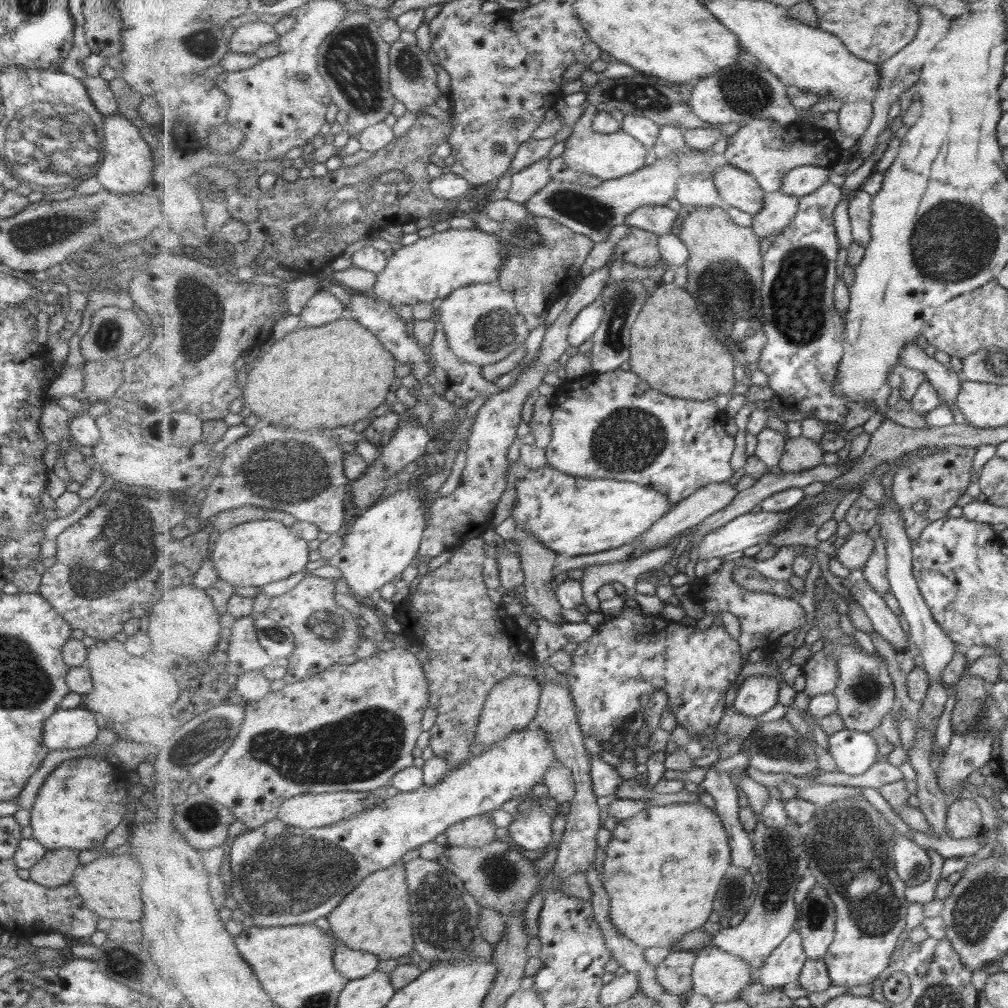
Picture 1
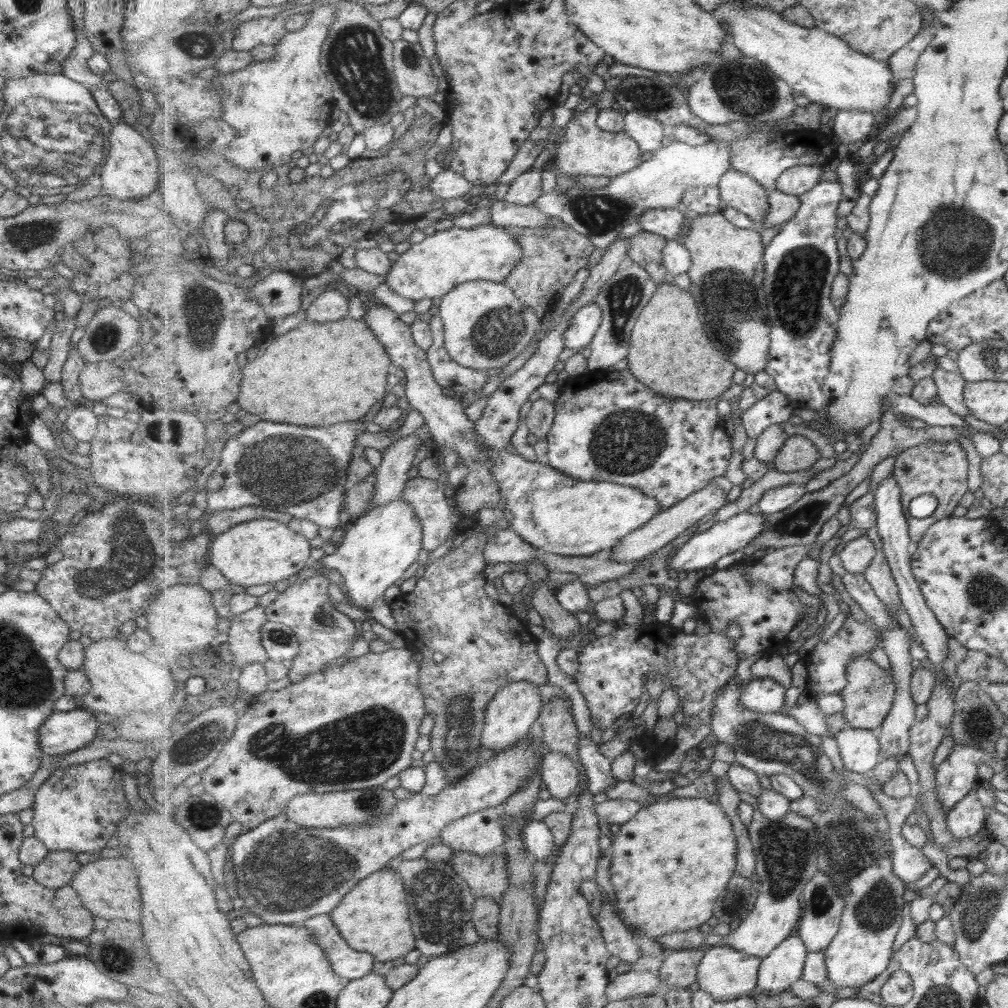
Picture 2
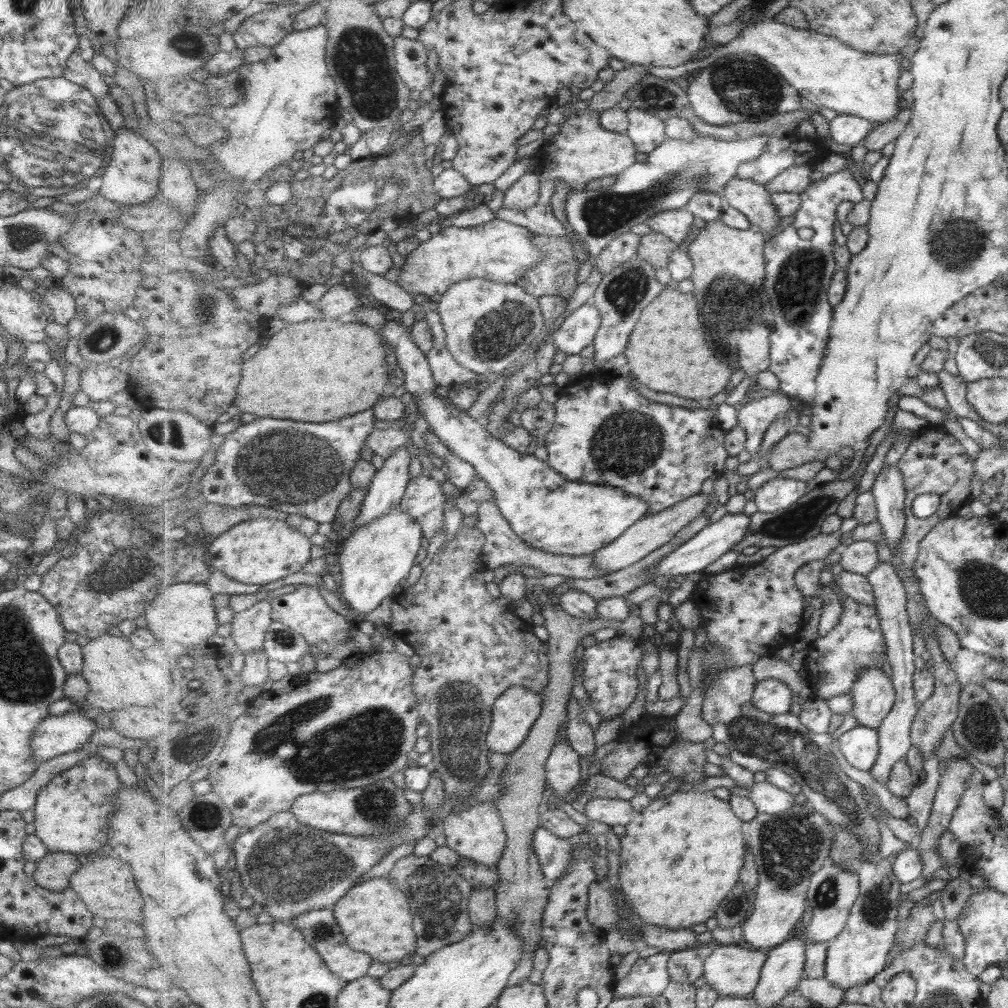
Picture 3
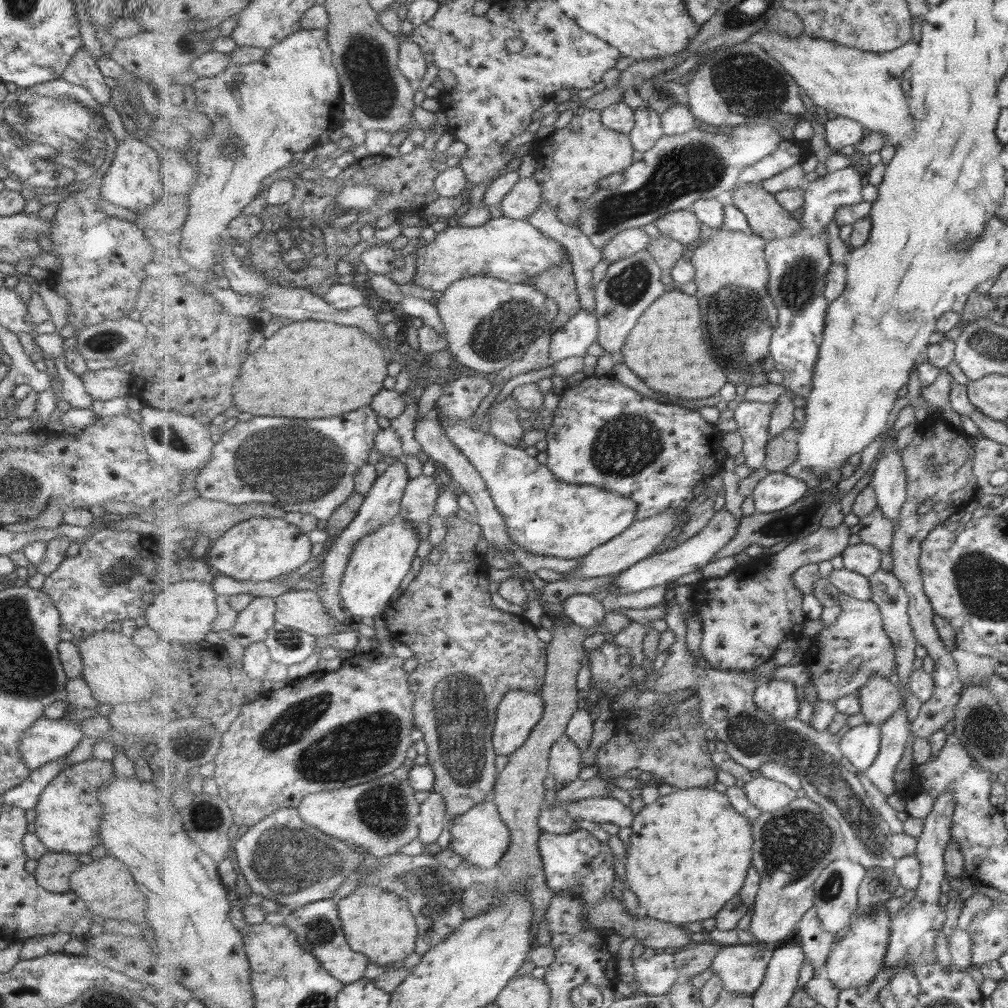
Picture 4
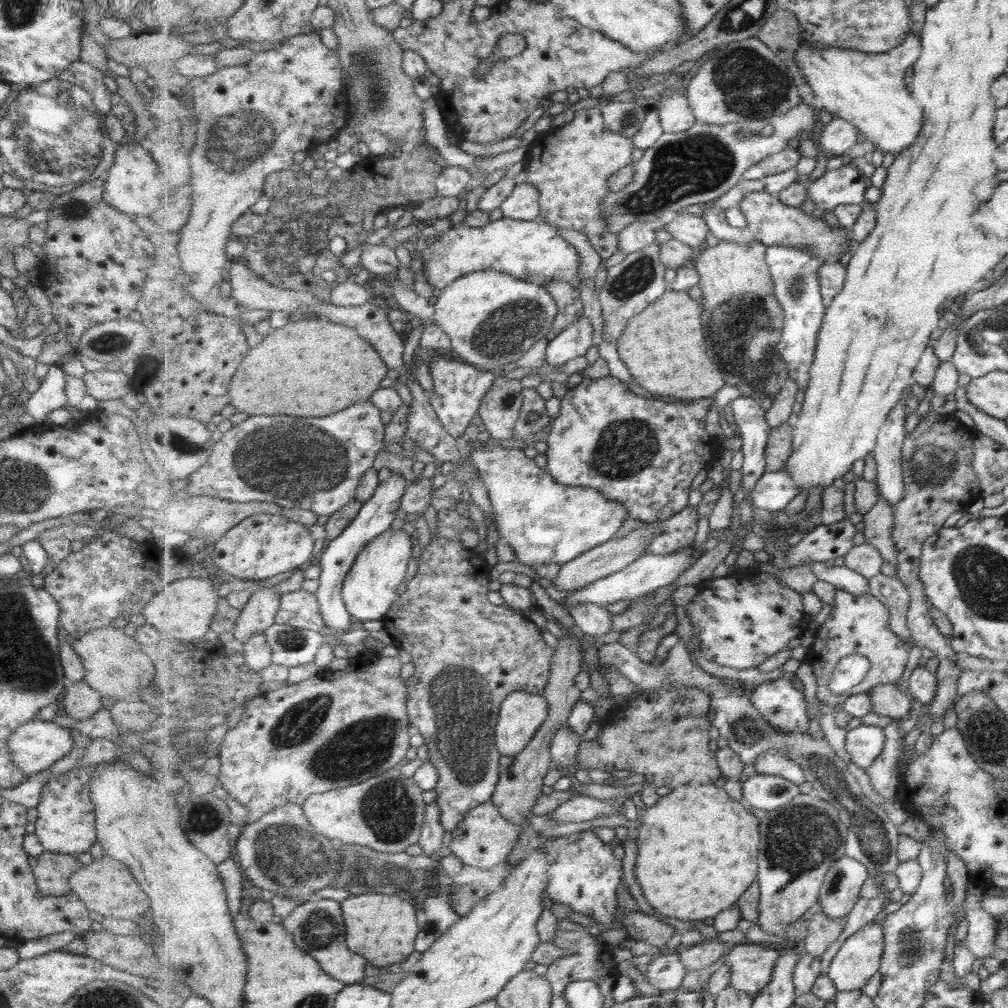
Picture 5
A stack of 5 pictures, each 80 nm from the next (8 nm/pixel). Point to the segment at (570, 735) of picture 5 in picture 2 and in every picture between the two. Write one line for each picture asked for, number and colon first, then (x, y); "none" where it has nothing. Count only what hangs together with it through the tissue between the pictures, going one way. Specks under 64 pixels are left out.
2: (560, 774)
3: (563, 768)
4: (565, 759)

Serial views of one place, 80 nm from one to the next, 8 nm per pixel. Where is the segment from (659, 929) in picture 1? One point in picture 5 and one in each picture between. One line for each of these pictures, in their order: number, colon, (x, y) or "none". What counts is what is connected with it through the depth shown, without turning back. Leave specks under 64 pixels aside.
2: (670, 864)
3: (680, 856)
4: (688, 854)
5: (697, 848)

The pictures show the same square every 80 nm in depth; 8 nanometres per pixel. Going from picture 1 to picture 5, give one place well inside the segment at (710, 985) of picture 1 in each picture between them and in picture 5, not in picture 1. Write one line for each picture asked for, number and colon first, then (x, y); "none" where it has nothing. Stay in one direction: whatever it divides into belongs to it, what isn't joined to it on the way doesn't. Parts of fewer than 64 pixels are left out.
2: (726, 973)
3: (734, 970)
4: (743, 968)
5: (752, 967)

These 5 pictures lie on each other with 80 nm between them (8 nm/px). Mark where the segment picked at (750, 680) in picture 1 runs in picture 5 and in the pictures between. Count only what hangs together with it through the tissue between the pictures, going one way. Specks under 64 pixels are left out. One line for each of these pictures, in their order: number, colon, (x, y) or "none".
2: (763, 695)
3: (774, 696)
4: (778, 698)
5: (783, 706)

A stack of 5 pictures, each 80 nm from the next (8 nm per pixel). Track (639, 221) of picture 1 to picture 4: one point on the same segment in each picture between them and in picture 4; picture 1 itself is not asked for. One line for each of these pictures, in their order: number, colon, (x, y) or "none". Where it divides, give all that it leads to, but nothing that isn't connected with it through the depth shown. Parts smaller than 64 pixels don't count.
2: (668, 222)
3: (677, 224)
4: (684, 226)

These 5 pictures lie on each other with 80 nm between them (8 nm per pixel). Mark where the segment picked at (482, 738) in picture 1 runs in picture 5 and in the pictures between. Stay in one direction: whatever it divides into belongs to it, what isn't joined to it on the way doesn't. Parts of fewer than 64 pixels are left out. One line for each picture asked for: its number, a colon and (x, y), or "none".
2: (509, 716)
3: (515, 713)
4: (520, 711)
5: (522, 714)

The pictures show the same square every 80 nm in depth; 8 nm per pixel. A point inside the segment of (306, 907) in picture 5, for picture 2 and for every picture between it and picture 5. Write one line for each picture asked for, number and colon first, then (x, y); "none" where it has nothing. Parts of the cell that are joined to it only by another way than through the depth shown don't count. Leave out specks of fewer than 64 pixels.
2: (349, 963)
3: (320, 927)
4: (318, 927)

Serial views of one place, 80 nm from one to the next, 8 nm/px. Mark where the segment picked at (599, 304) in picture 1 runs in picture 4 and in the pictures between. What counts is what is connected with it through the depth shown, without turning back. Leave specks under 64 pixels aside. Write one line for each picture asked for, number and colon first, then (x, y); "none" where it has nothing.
2: (584, 325)
3: (579, 329)
4: (572, 340)

